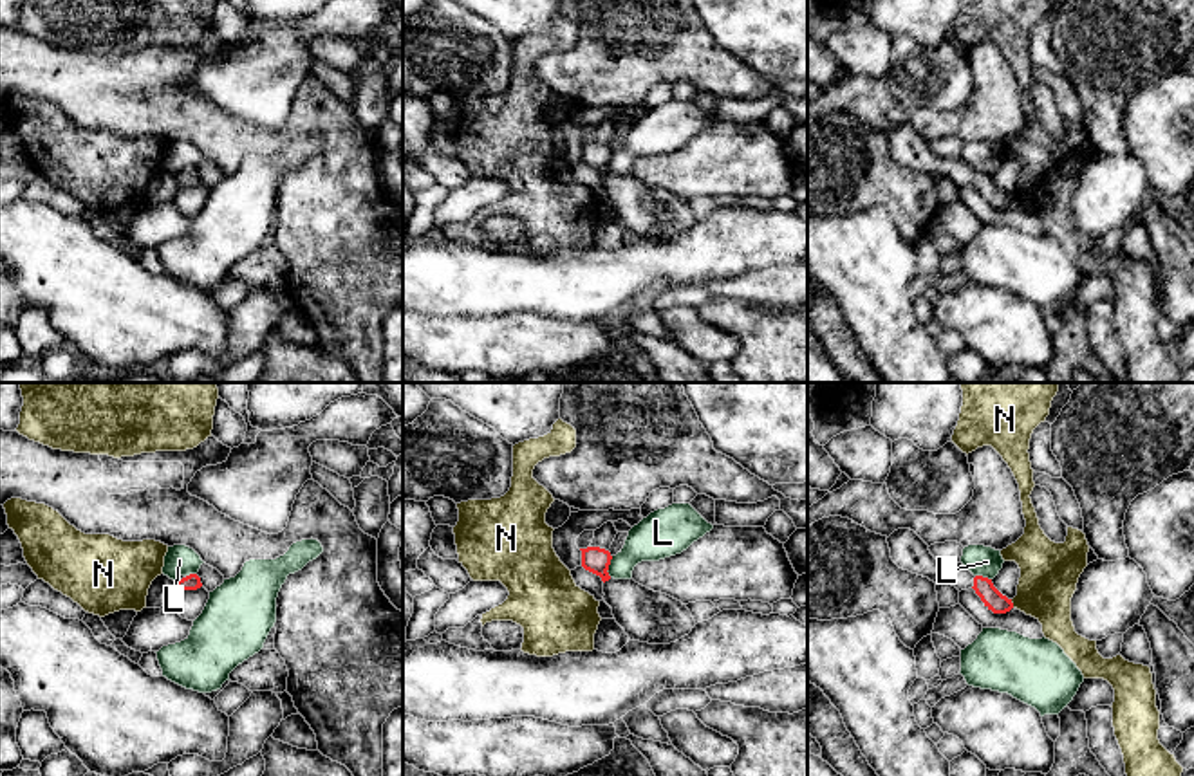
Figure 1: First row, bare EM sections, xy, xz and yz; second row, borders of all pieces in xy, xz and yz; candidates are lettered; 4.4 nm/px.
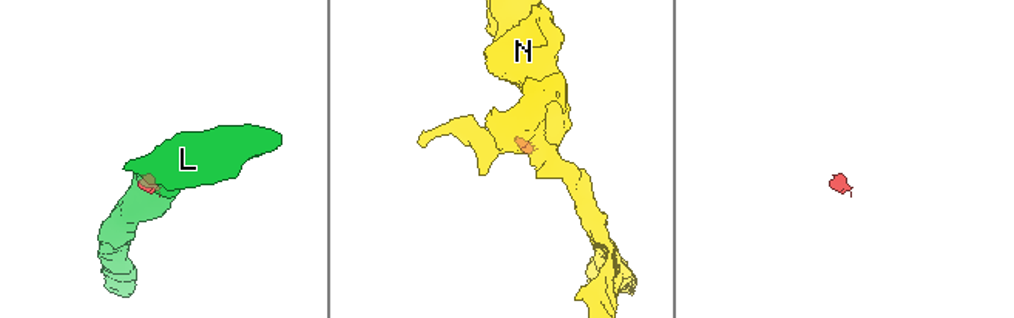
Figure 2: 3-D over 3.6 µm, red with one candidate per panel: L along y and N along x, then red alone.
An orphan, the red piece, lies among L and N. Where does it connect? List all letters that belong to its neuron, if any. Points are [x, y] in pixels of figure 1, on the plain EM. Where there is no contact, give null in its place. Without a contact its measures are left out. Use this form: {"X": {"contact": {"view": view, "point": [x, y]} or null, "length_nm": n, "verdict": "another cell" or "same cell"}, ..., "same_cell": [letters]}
{"L": {"contact": {"view": "xz", "point": [607, 163]}, "length_nm": 100, "verdict": "another cell"}, "N": {"contact": {"view": "yz", "point": [1012, 199]}, "length_nm": 40, "verdict": "another cell"}, "same_cell": []}

